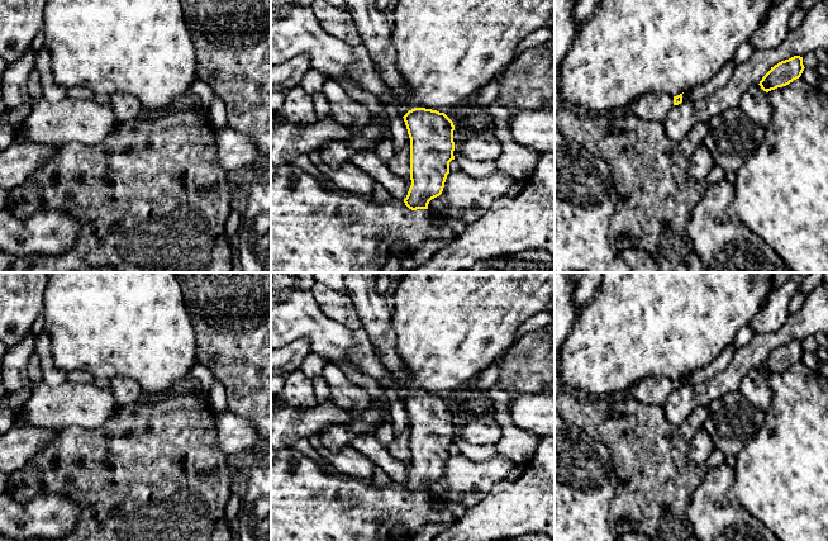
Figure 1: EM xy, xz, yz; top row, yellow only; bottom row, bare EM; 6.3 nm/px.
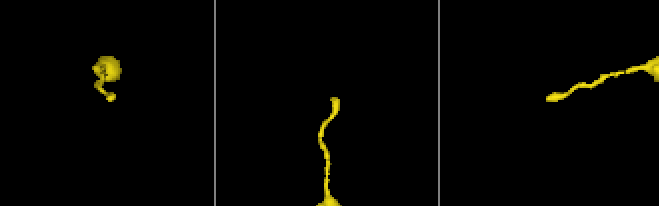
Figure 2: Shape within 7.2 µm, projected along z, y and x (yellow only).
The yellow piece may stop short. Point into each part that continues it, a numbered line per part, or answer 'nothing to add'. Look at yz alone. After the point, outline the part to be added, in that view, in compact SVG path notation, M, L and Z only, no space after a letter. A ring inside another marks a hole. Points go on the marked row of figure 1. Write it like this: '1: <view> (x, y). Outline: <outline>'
1: yz (651, 107). Outline: M649 92L637 98L630 105L628 111L633 115L655 122L663 122L668 109L674 105L674 98L668 94Z

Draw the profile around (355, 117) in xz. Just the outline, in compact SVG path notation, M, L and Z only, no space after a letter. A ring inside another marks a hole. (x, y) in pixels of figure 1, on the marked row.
M325 81L322 92L330 104L330 117L351 133L360 133L368 124L368 109L354 101L341 85L334 81Z

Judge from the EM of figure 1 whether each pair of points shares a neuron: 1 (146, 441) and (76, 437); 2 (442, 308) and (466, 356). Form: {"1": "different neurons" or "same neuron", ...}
{"1": "same neuron", "2": "same neuron"}

